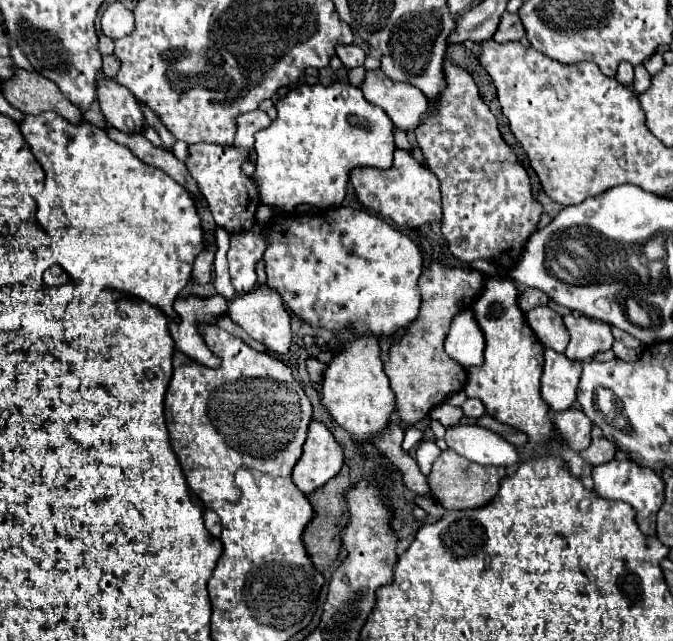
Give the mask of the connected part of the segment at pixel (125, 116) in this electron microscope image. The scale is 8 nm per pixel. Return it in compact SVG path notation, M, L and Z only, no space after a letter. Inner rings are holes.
M98 76L98 104L110 126L122 132L142 132L144 116L138 100L114 78Z

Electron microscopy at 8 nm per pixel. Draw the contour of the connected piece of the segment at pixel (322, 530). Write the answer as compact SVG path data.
M344 464L342 470L338 472L338 476L334 476L322 488L308 494L308 500L314 506L316 516L304 530L304 544L306 544L306 550L318 570L326 570L328 566L332 566L338 560L340 550L342 550L342 530L346 528L346 522L348 522L348 514L346 514L346 510L342 510L346 506L344 494L346 494L346 490L350 490L350 474L348 472L350 472L350 468L348 468L348 464Z

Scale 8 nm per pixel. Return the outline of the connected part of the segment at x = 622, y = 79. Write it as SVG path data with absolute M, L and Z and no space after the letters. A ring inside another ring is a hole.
M622 62L622 64L618 66L616 80L618 80L620 84L624 84L624 86L630 86L630 82L632 82L632 76L634 76L634 68L632 68L632 64L628 64L628 62Z

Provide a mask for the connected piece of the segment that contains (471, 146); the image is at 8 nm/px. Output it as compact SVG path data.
M450 58L444 60L444 78L446 88L432 102L430 112L416 128L418 146L426 158L426 166L438 176L442 190L442 236L448 244L448 250L464 262L488 260L498 266L500 272L510 272L514 264L520 262L524 246L528 238L538 230L538 222L542 218L542 204L532 194L532 182L528 172L514 156L512 148L502 140L498 130L498 120L490 112L490 108L482 102L478 94L478 86L470 72L454 64Z

